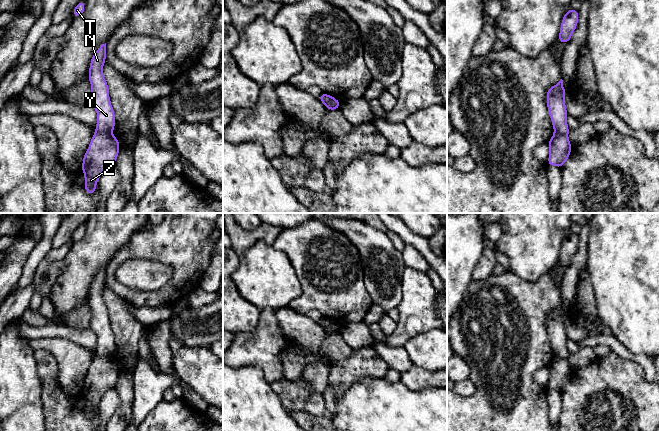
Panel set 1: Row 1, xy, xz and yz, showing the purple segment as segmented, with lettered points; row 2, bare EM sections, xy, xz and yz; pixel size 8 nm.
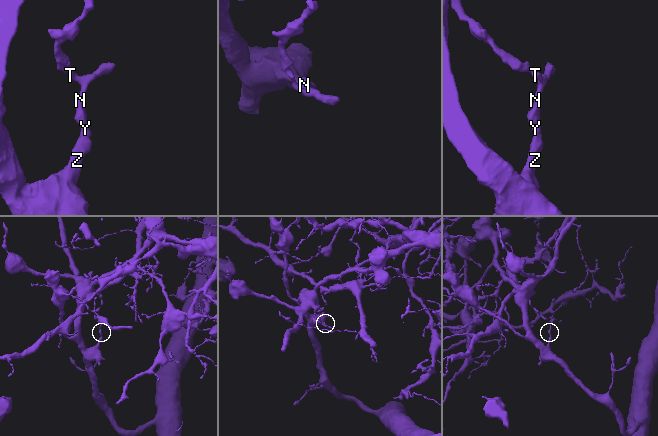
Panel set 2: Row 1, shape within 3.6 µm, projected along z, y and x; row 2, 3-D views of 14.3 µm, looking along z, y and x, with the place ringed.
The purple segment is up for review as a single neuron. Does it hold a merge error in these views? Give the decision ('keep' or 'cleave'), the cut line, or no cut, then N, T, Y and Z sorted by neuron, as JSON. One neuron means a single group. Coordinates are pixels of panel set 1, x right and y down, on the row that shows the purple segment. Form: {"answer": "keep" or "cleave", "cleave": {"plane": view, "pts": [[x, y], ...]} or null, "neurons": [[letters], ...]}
{"answer": "cleave", "cleave": {"plane": "xy", "pts": [[96, 131], [110, 134]]}, "neurons": [["N", "T", "Y"], ["Z"]]}

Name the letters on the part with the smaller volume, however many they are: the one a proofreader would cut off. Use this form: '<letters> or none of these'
N, T, Y

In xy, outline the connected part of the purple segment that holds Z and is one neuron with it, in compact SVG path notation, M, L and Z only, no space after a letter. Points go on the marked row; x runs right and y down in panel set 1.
M93 134L81 165L85 177L84 188L89 195L96 192L96 184L104 169L116 162L119 150L119 140L113 134Z

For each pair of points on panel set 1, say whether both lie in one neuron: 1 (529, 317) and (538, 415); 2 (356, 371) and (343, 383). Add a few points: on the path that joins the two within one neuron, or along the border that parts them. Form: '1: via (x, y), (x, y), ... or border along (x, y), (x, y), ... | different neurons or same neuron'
1: via (523, 341), (523, 391) | same neuron
2: via (353, 373), (346, 380) | same neuron

